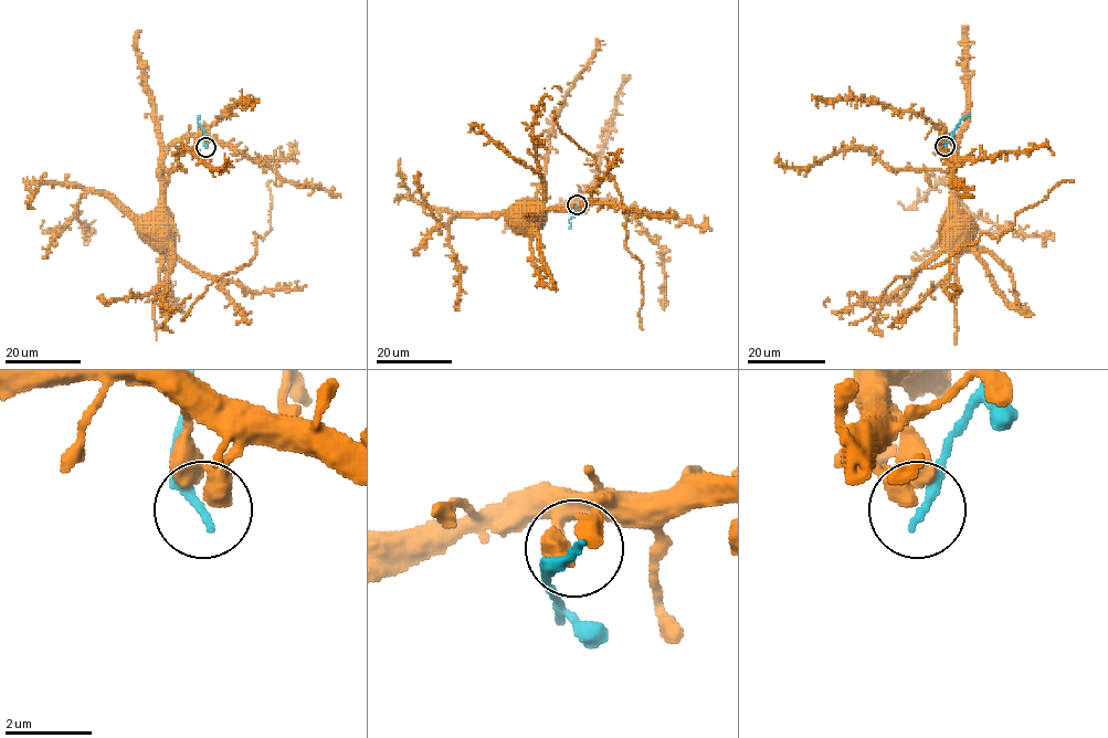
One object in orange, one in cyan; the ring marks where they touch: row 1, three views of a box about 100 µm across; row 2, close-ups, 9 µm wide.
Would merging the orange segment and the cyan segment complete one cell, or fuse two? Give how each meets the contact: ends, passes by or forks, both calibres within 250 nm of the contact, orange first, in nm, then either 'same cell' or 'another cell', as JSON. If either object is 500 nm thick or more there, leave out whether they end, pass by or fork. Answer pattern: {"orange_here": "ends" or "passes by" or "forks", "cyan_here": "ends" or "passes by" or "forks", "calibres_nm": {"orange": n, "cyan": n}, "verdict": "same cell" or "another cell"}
{"orange_here": "ends", "cyan_here": "ends", "calibres_nm": {"orange": 480, "cyan": 260}, "verdict": "another cell"}

